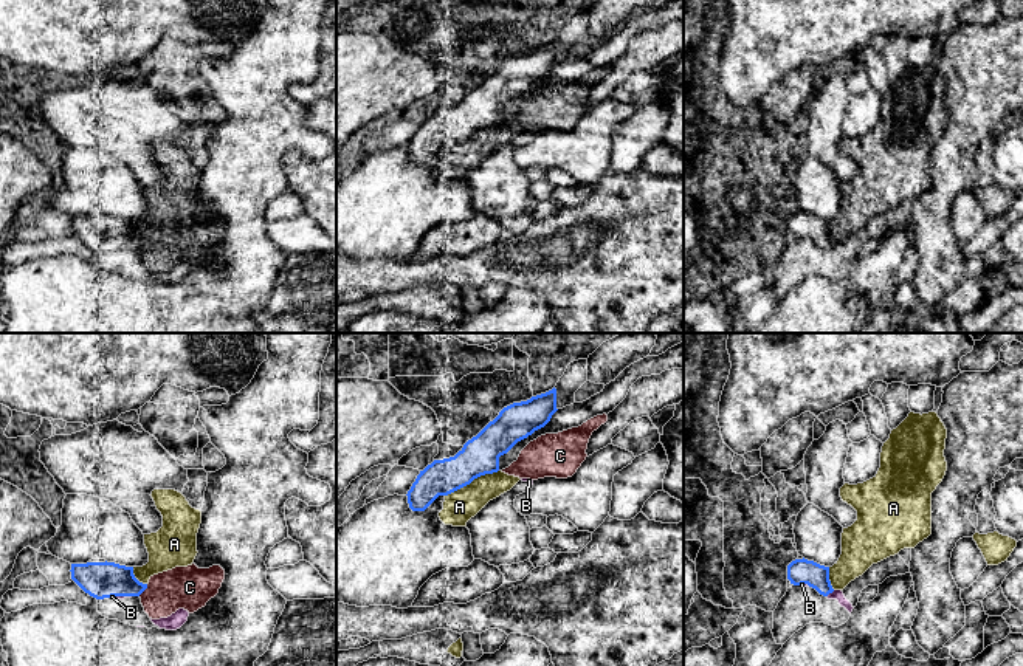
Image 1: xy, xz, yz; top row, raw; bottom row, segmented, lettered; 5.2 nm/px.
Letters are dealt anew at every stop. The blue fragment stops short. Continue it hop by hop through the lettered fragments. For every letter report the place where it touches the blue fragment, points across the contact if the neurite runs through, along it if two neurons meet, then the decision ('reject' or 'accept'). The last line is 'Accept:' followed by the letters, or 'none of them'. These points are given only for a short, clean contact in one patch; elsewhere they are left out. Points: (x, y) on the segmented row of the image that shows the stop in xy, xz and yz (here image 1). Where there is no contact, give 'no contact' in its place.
A: meets blue in xz at (471, 480); reject
B: meets blue in yz at (830, 592); reject
C: meets blue in xy at (143, 590); reject
Accept: none of them

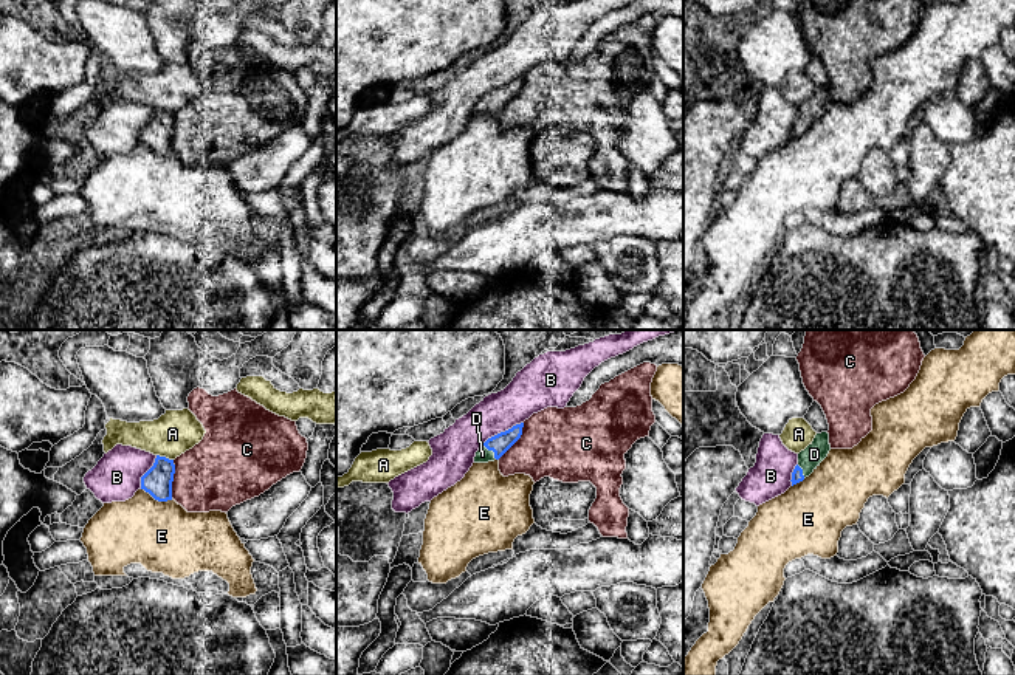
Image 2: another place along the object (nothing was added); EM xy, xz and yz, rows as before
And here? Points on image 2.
A: meets blue in xy at (165, 457); border along xy (157, 454), (172, 460); reject
B: meets blue in xz at (502, 432); reject
C: meets blue in xy at (172, 479); reject
D: meets blue in xz at (492, 449); runs through xz (501, 443), (492, 449), (482, 455); accept
E: meets blue in xy at (157, 499); reject
Accept: D

